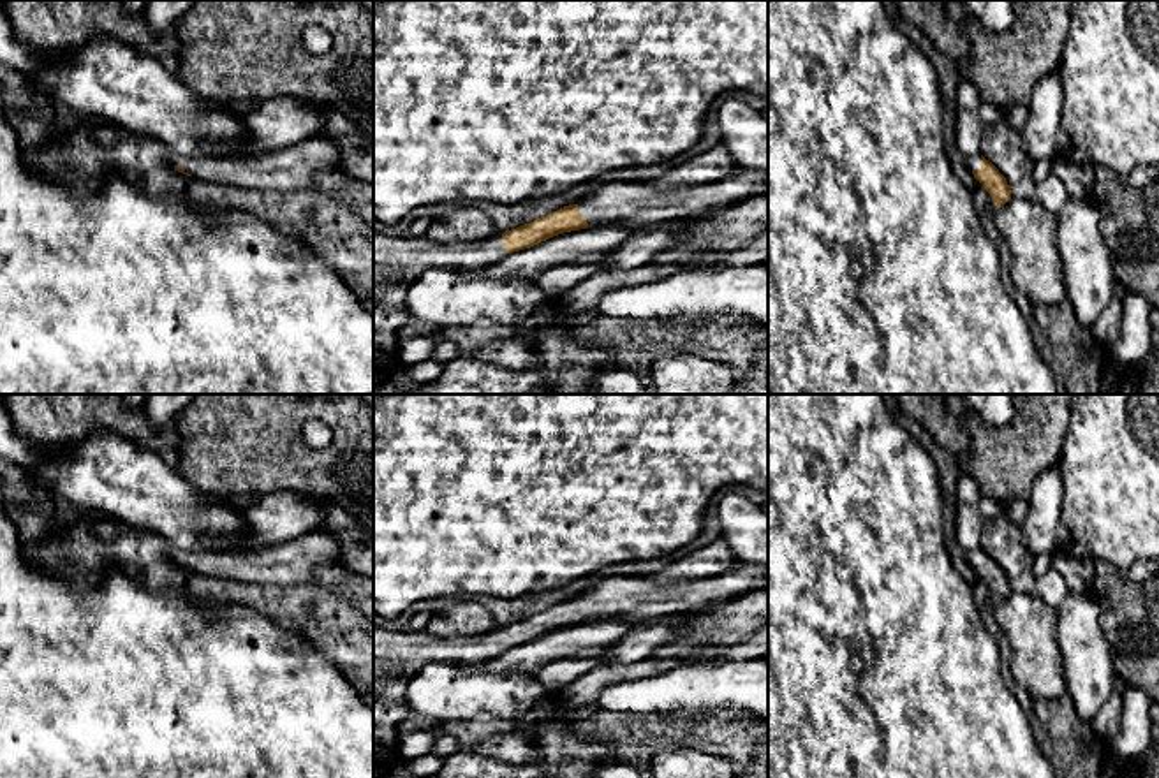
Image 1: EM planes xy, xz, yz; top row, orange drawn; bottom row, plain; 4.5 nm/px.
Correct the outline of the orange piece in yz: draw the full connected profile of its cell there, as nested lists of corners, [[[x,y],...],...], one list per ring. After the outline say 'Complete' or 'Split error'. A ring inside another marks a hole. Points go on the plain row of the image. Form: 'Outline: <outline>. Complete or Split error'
Outline: [[[981,547],[965,551],[967,561],[974,572],[985,581],[997,602],[1004,600],[1011,593],[1011,581],[999,563],[986,554]]]. Split error

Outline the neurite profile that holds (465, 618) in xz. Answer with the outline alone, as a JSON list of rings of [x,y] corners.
[[[456,602],[447,611],[432,614],[424,632],[440,637],[474,637],[497,628],[495,618],[477,602]]]

